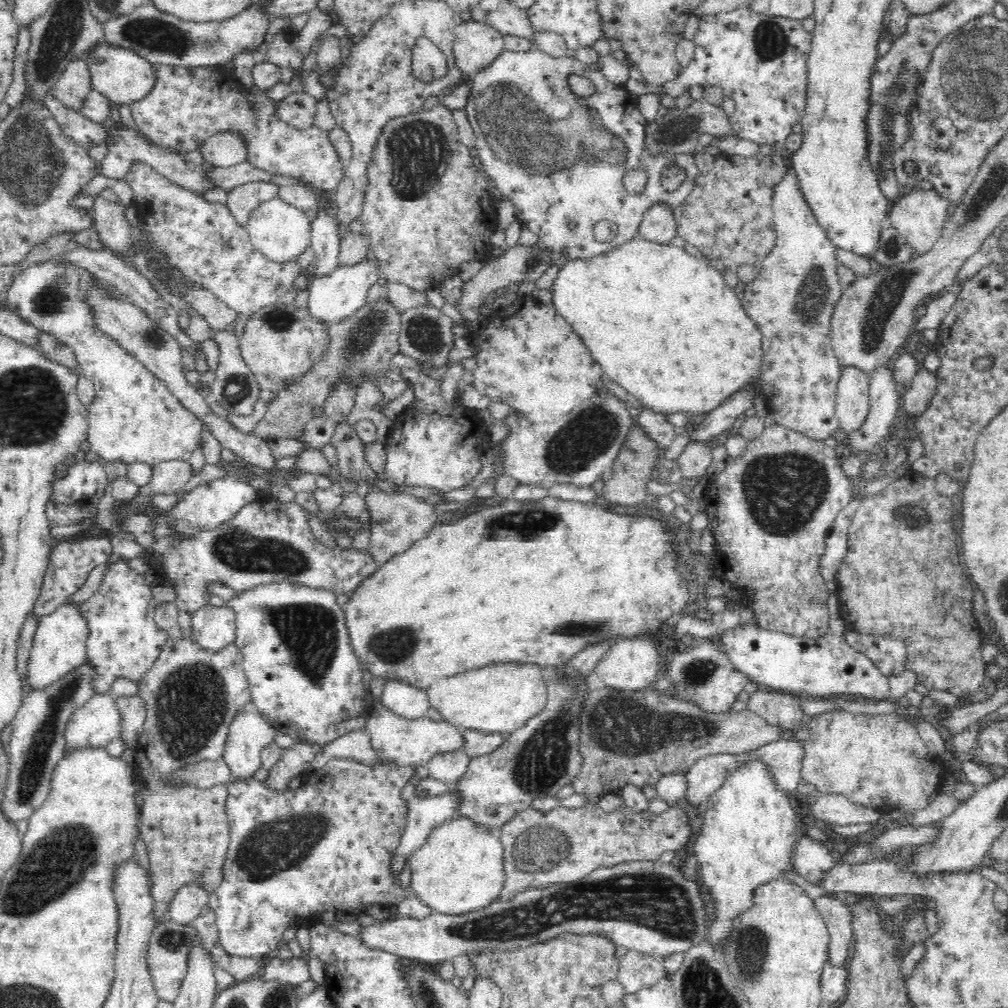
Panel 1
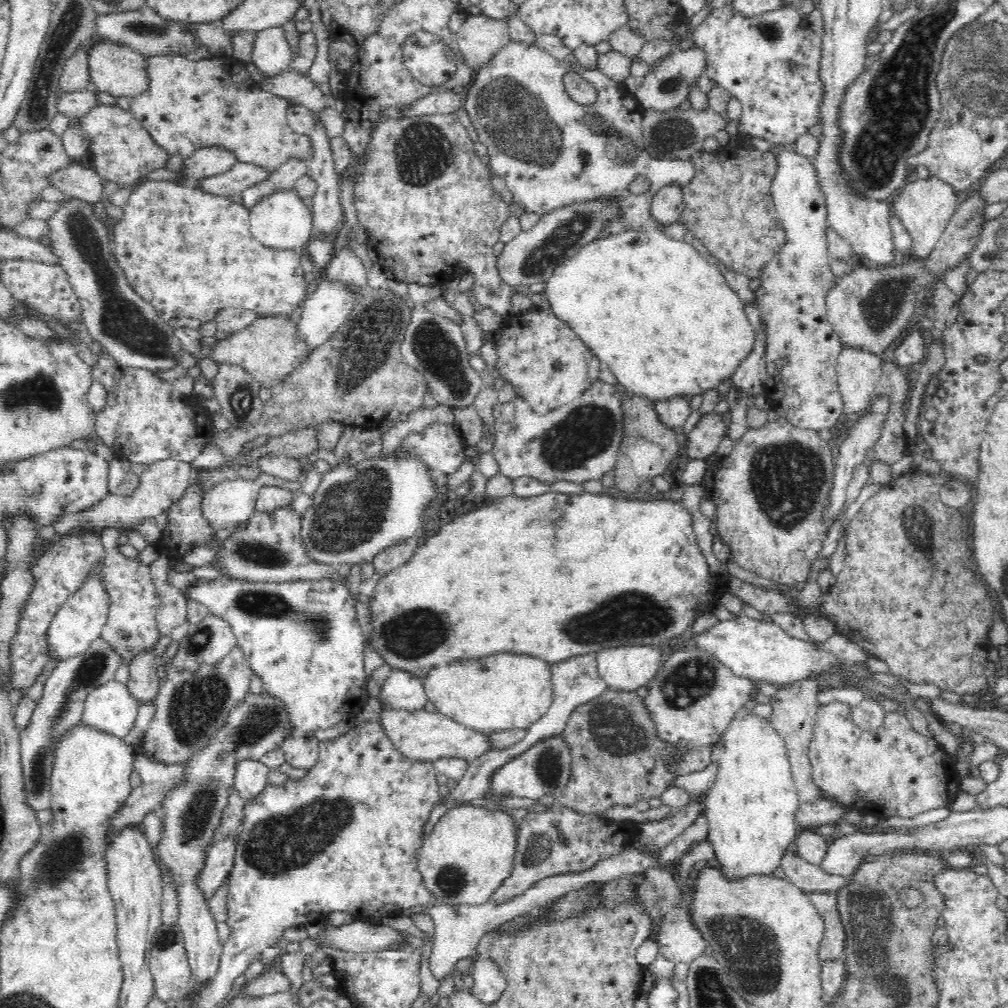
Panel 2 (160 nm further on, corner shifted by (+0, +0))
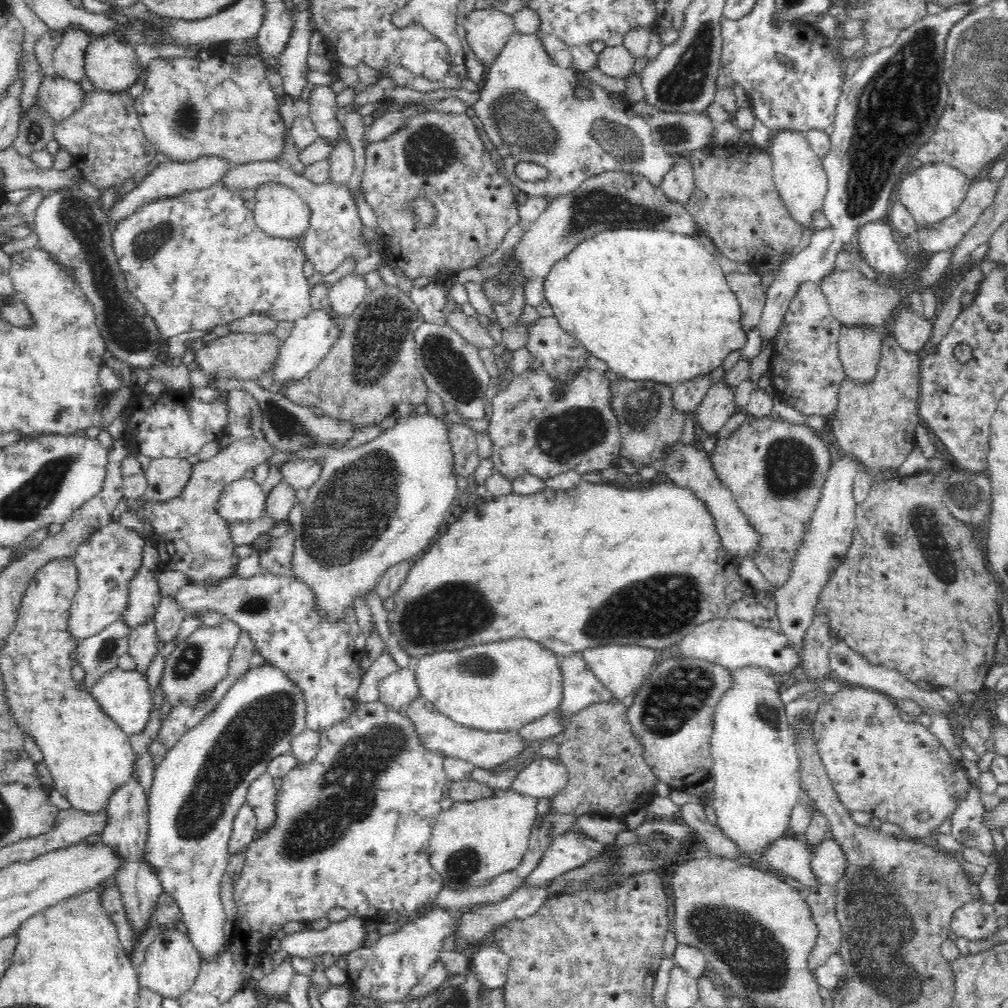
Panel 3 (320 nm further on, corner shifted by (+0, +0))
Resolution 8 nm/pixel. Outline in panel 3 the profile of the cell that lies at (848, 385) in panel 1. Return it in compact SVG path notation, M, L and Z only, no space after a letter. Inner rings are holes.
M842 327L839 339L839 359L846 379L857 388L869 386L875 380L883 336L876 331Z

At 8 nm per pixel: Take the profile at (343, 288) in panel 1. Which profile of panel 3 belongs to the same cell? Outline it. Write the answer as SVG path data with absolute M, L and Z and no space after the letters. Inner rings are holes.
M331 306L326 308L314 309L306 313L306 316L295 322L290 336L286 338L283 343L281 354L276 360L276 367L274 370L275 387L284 384L284 381L298 380L298 378L306 376L310 370L316 368L317 364L328 355L330 348L338 342L341 334L338 324L340 318L338 314L332 316L335 310Z

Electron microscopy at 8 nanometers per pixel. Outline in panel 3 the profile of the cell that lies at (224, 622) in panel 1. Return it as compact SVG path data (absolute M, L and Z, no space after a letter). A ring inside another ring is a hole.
M223 620L213 627L200 625L188 637L178 642L173 652L166 657L159 684L164 691L167 706L181 700L194 704L202 692L208 691L226 674L240 632L233 622Z

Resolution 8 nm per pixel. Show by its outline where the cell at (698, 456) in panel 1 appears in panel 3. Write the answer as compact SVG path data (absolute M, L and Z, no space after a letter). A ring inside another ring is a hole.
M720 381L708 390L708 394L698 406L694 418L698 422L698 430L704 432L705 437L717 436L730 416L738 411L734 390Z

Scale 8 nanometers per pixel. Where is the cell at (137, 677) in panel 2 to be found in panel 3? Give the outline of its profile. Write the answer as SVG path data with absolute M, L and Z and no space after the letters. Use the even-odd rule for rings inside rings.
M153 620L152 623L142 624L134 631L130 631L128 644L128 654L132 656L132 660L136 664L135 671L146 676L154 656L158 654L159 647L162 645L156 634Z

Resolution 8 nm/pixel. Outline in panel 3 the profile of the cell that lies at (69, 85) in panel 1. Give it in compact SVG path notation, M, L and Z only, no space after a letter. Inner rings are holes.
M74 26L60 29L53 52L55 74L64 80L82 82L86 78L86 49L91 42L88 34Z

